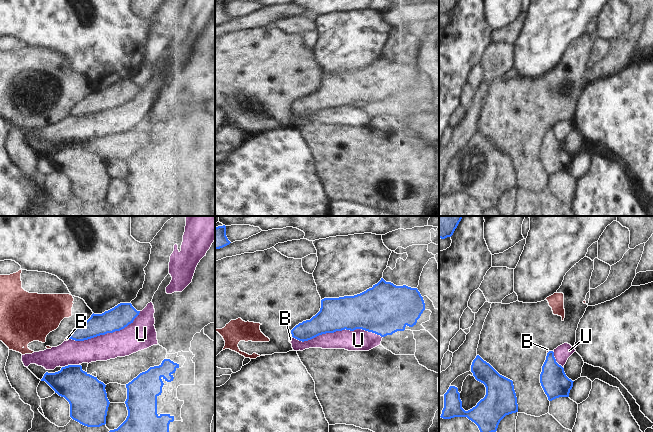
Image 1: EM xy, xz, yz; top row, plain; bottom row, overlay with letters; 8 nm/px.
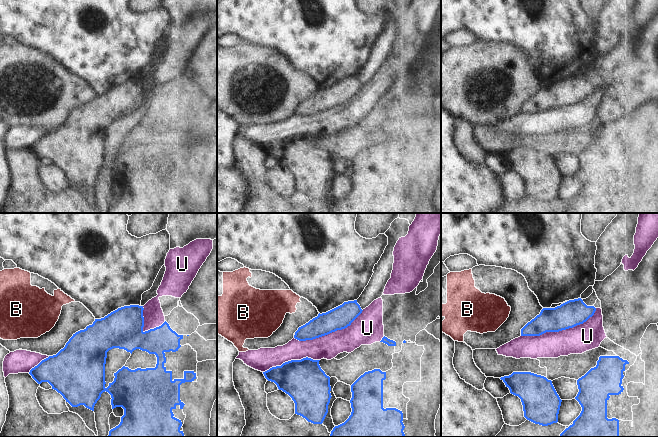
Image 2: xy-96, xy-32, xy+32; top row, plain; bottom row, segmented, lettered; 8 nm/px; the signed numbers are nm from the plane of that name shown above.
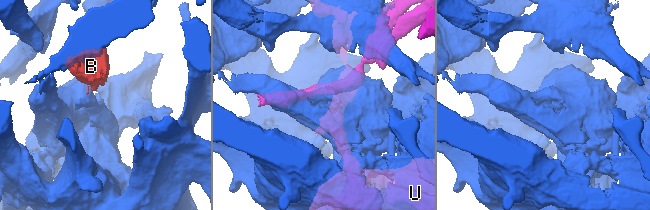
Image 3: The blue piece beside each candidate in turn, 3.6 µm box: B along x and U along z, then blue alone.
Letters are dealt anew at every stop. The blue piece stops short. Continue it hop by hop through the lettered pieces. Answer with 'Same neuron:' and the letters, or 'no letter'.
Same neuron: no letter

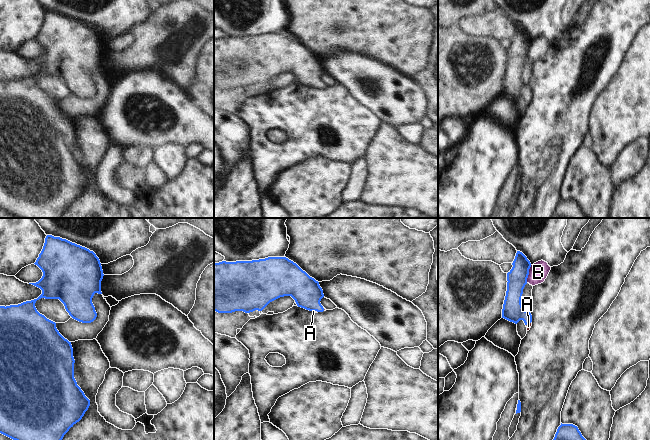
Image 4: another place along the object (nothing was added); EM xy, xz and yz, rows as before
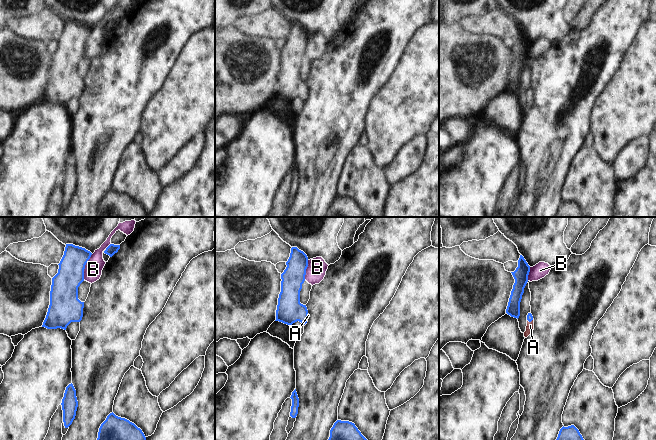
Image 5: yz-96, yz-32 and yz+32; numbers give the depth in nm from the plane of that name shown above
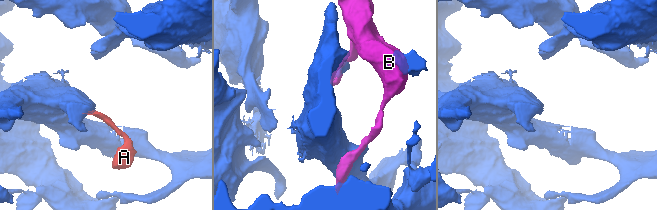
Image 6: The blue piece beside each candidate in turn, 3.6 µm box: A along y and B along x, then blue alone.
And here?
Same neuron: A

